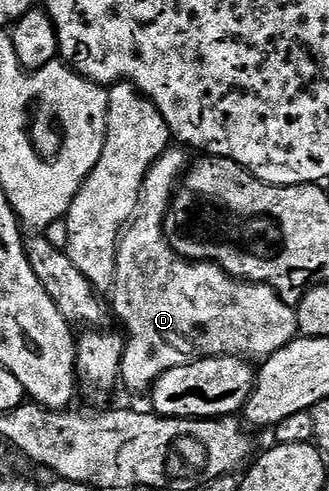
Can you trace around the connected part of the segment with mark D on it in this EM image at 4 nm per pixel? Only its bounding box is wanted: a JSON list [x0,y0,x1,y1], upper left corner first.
[109,146,299,393]

